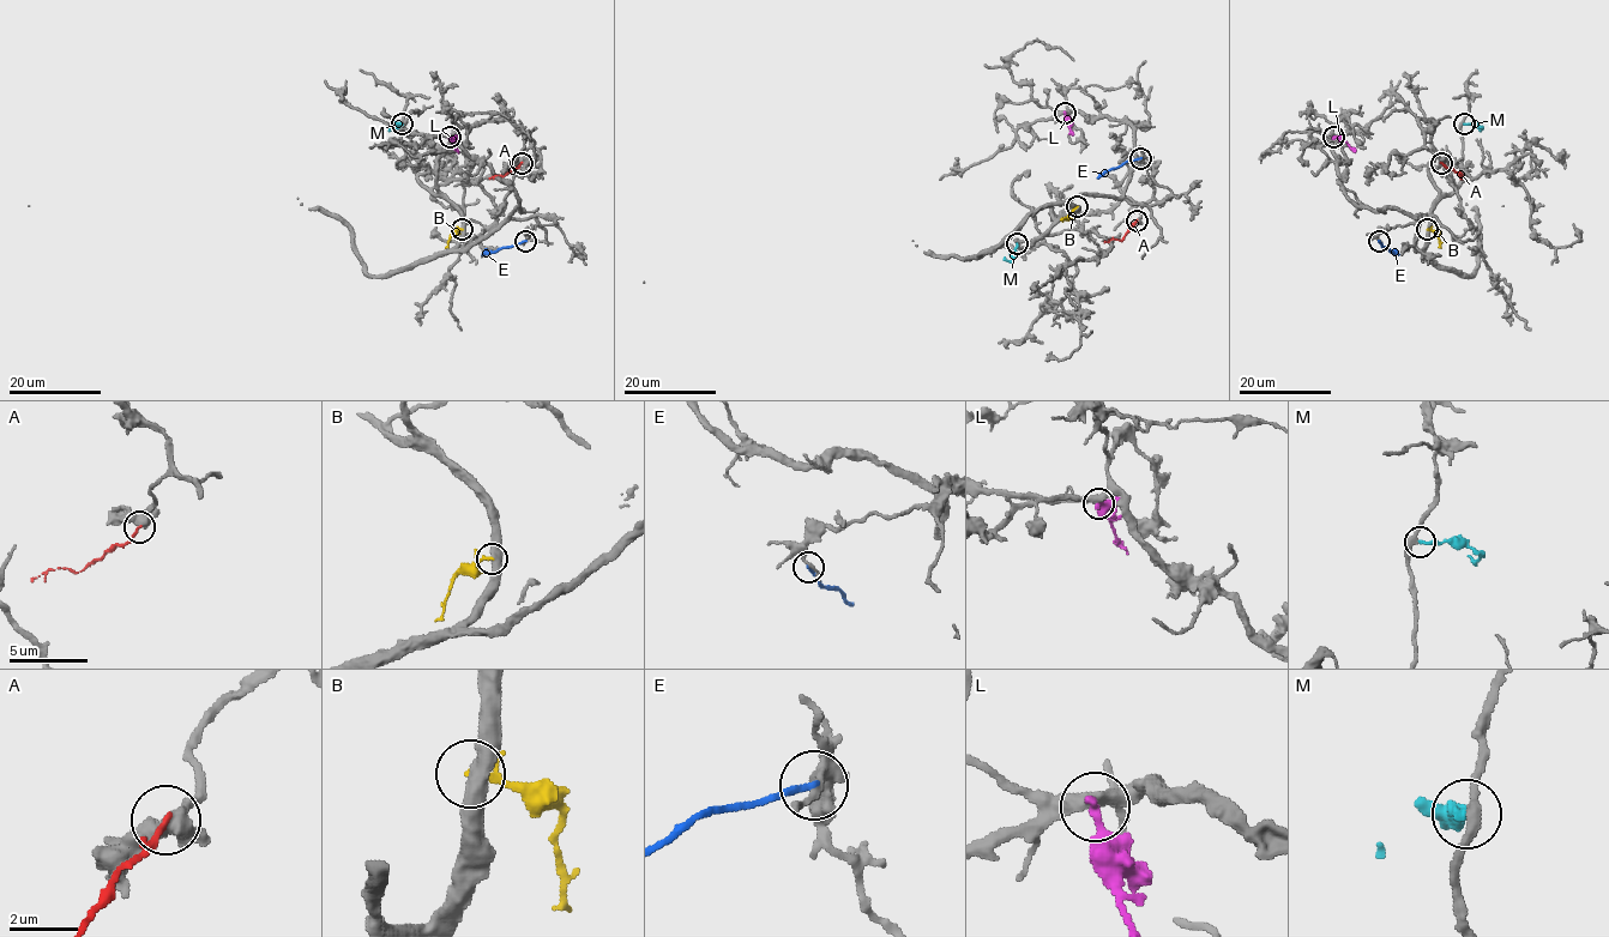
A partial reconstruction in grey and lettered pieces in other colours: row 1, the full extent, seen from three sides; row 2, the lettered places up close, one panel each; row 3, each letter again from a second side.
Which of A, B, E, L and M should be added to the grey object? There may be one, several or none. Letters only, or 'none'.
M

